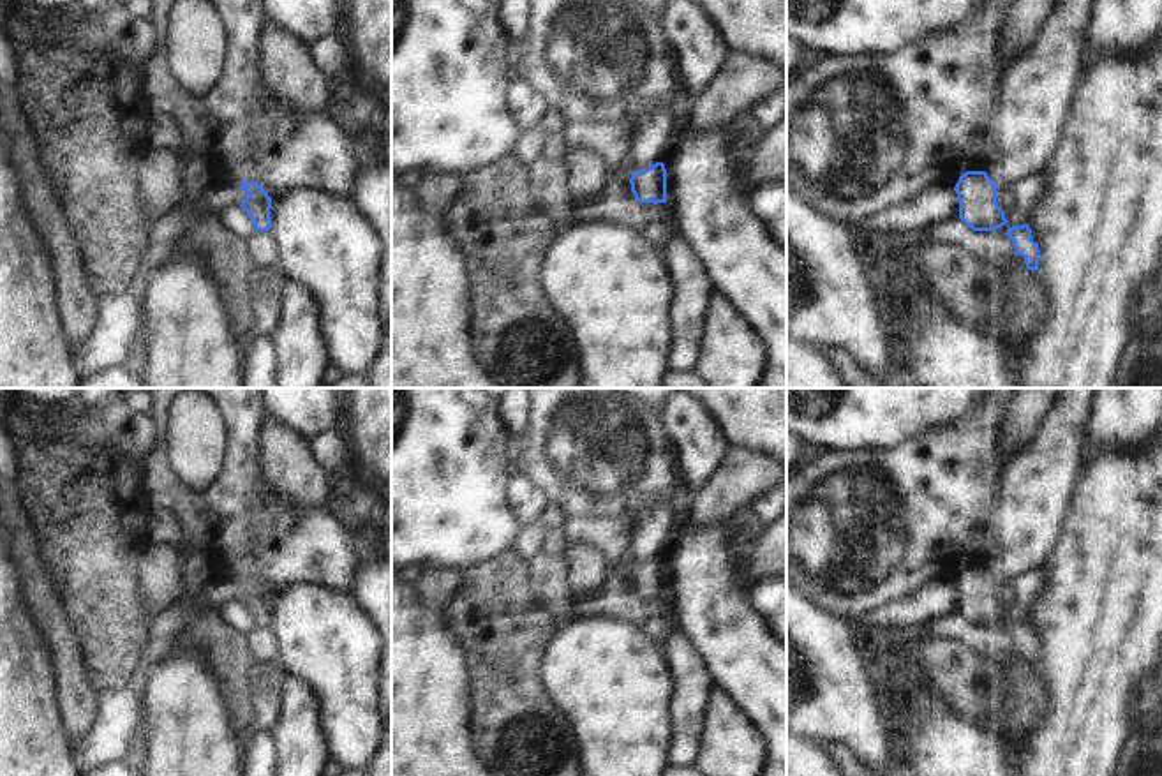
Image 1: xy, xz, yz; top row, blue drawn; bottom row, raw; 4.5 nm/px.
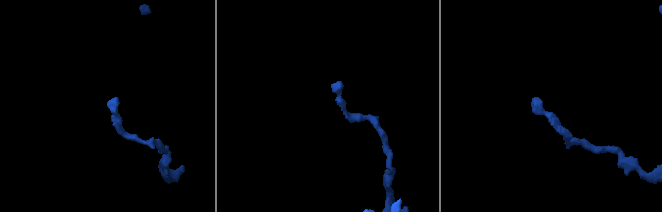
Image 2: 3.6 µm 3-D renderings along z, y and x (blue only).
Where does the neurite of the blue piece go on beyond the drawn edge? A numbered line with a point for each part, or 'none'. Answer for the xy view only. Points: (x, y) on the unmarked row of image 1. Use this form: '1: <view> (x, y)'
none

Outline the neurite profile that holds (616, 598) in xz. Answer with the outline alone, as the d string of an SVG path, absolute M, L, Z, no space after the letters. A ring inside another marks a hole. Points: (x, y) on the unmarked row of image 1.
M610 577L601 591L591 598L578 598L570 619L612 616L642 626L651 616L659 616L668 624L663 653L670 658L670 739L667 760L672 767L695 764L702 742L705 709L714 681L691 642L677 630L675 612L668 598L640 598L621 577Z

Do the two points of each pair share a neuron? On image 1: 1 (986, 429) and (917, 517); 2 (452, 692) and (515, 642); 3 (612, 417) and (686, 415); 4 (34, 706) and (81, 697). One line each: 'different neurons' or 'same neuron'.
1: same neuron
2: different neurons
3: different neurons
4: different neurons

